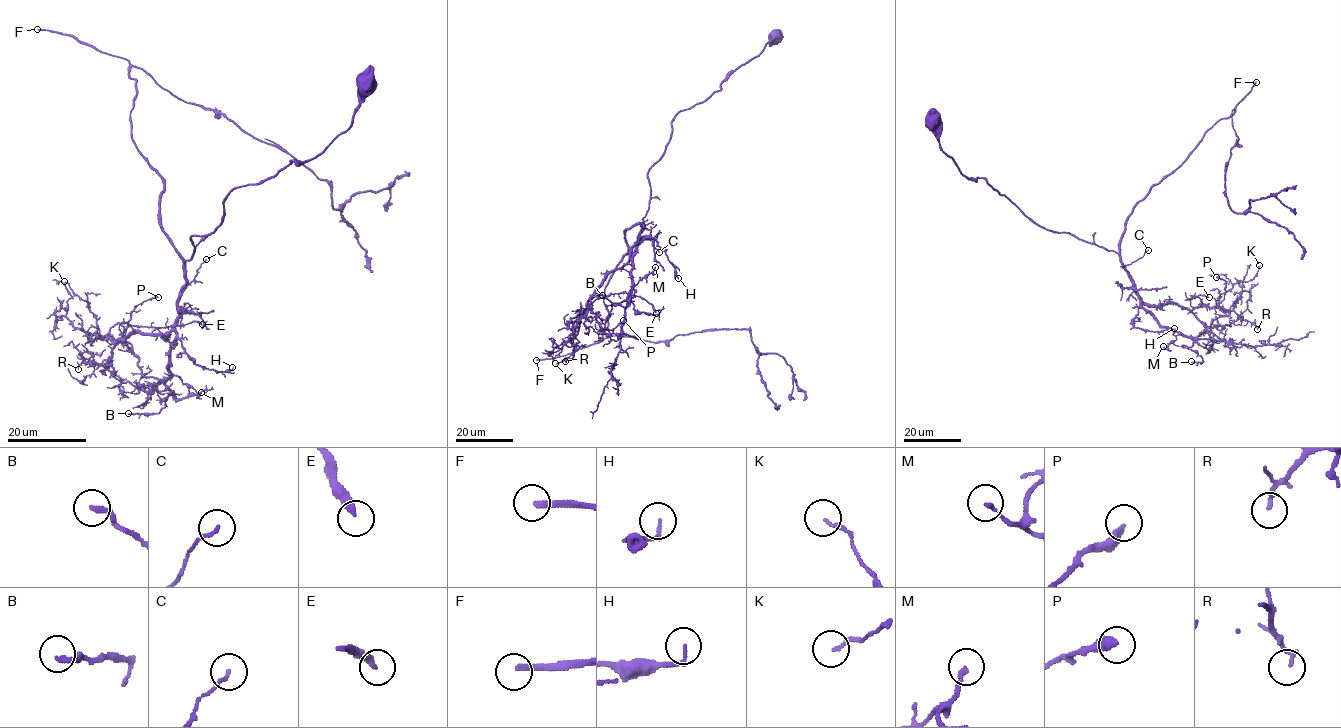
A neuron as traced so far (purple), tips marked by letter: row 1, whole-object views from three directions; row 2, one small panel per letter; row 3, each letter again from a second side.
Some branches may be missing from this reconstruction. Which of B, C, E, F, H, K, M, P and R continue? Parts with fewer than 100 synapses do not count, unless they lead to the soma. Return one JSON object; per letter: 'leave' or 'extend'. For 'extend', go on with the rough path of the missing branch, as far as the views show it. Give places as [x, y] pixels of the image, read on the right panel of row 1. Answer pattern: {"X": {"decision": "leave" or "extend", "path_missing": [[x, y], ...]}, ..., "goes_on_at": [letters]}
{"B": {"decision": "leave"}, "C": {"decision": "leave"}, "E": {"decision": "leave"}, "F": {"decision": "extend", "path_missing": [[1256, 82], [1264, 87], [1261, 97], [1229, 139], [1245, 168], [1242, 199], [1280, 242], [1297, 242], [1305, 227]]}, "H": {"decision": "leave"}, "K": {"decision": "leave"}, "M": {"decision": "leave"}, "P": {"decision": "leave"}, "R": {"decision": "leave"}, "goes_on_at": ["F"]}

